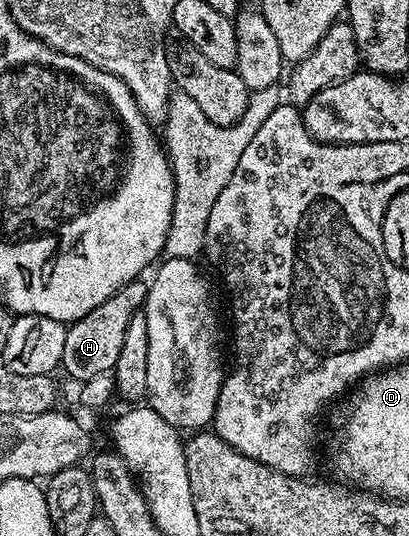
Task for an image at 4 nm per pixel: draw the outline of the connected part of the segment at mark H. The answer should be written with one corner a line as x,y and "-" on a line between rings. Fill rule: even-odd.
144,280
128,281
123,287
119,287
119,291
115,291
115,295
99,303
95,311
87,311
87,315
72,322
65,331
60,368
66,369
77,383
84,383
92,376
104,372
112,374
115,359
119,359
119,351
127,335
127,322
131,320
131,315
142,312
148,294
149,286

